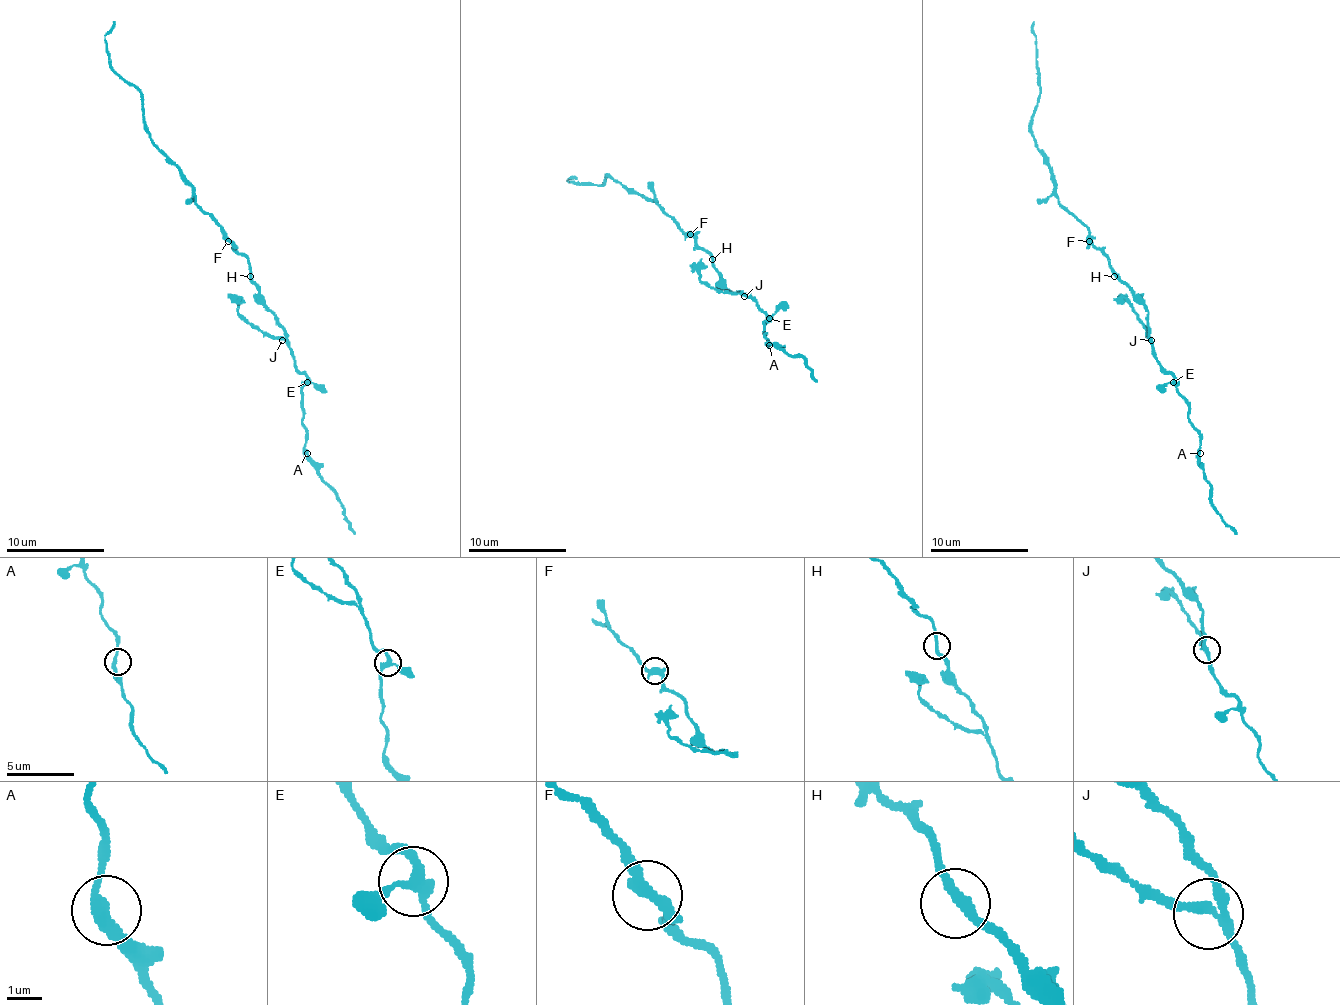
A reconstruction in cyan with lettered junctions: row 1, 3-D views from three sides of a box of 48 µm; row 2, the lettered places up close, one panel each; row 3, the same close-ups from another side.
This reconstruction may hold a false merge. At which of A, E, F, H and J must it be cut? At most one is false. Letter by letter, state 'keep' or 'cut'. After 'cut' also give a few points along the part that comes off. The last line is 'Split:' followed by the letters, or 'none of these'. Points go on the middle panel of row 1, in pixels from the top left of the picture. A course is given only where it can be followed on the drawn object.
A: keep
E: keep
F: cut; foreign part runs (690, 234), (685, 234), (653, 200), (641, 198), (612, 178), (602, 185), (577, 185), (567, 180), (577, 178)
H: keep
J: keep
Split: F

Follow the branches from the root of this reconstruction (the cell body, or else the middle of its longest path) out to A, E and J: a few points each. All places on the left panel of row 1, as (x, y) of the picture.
A: (250, 273), (258, 298), (285, 332), (295, 367), (307, 377), (302, 389), (307, 453)
E: (250, 273), (250, 281), (258, 288), (258, 298), (285, 332), (295, 367), (307, 377), (307, 382)
J: (250, 273), (250, 281), (258, 288), (258, 298), (285, 332), (282, 340)

